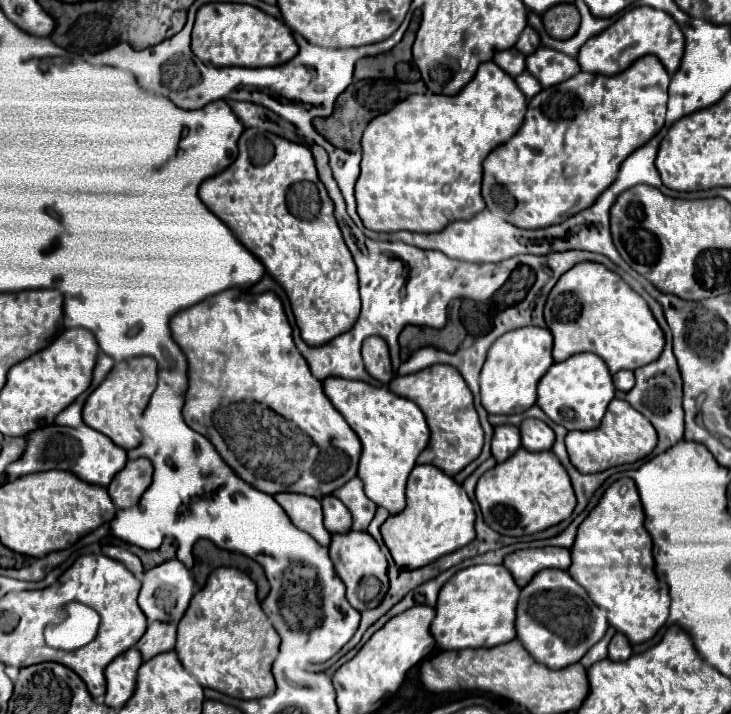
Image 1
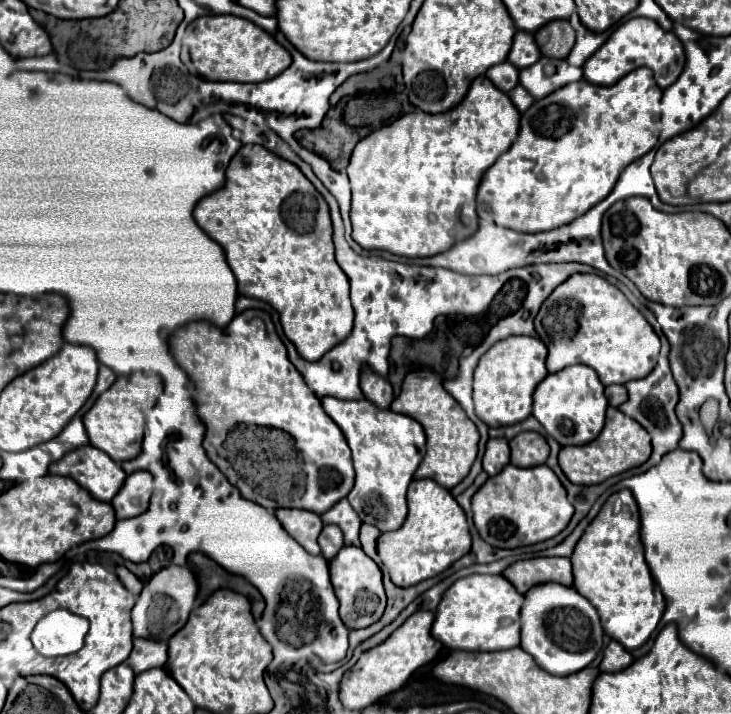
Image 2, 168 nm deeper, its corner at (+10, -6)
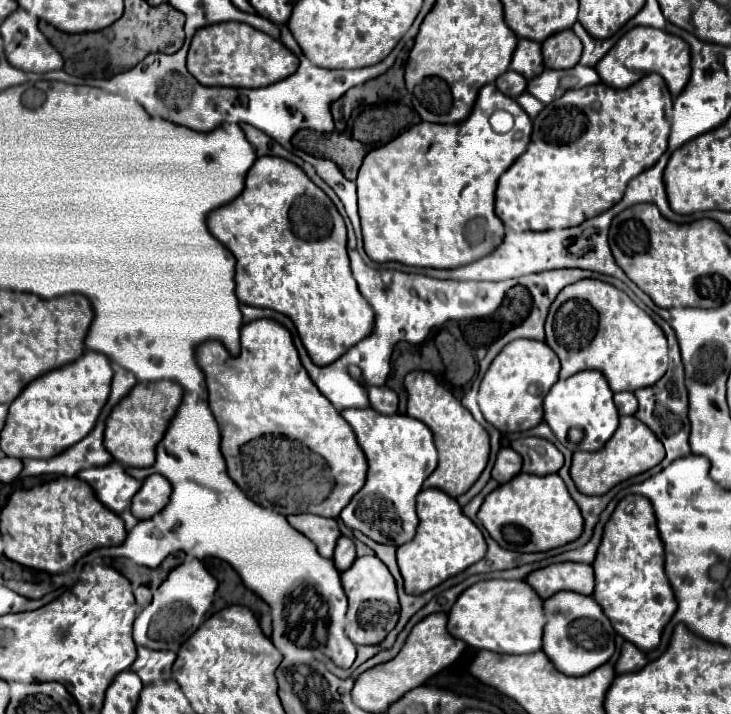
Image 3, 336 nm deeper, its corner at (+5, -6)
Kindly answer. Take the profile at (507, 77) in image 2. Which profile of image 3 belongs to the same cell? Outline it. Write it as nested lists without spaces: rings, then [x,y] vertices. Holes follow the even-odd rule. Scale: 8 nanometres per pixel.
[[[505,71],[503,75],[499,75],[497,77],[497,87],[503,91],[503,93],[507,93],[509,97],[519,97],[523,91],[525,91],[525,85],[527,85],[527,79],[523,79],[523,75],[519,75],[519,73],[515,73],[515,71]]]

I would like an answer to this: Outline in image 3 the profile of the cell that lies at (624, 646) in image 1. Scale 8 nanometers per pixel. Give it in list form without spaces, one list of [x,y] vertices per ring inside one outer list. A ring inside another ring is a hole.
[[[625,641],[623,647],[621,647],[621,655],[615,663],[615,673],[621,675],[621,673],[629,673],[629,671],[639,671],[647,665],[647,657],[641,649],[637,649],[633,643]]]

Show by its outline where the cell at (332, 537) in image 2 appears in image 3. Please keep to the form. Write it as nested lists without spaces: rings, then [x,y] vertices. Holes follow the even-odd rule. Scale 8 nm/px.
[[[341,535],[337,539],[337,545],[335,545],[335,555],[333,555],[333,563],[339,571],[345,571],[351,567],[351,563],[355,561],[355,545],[349,537]]]

